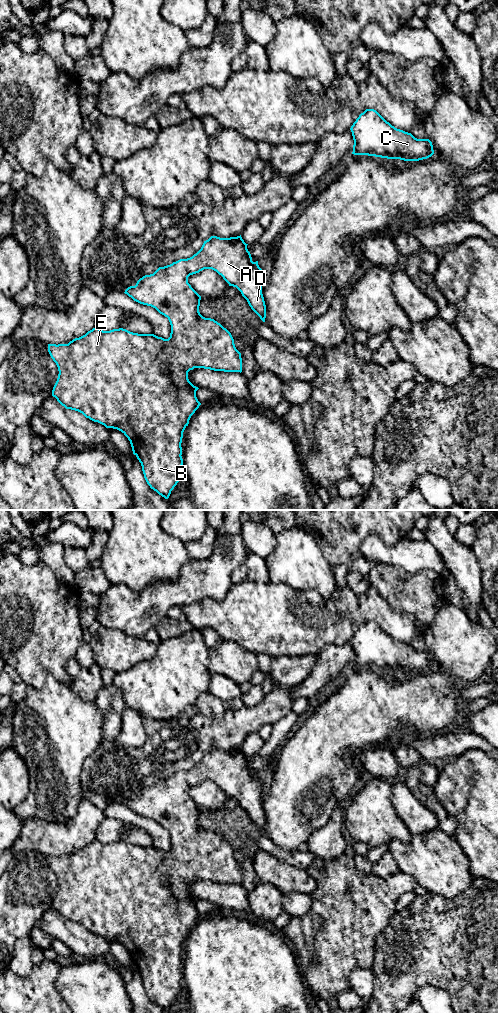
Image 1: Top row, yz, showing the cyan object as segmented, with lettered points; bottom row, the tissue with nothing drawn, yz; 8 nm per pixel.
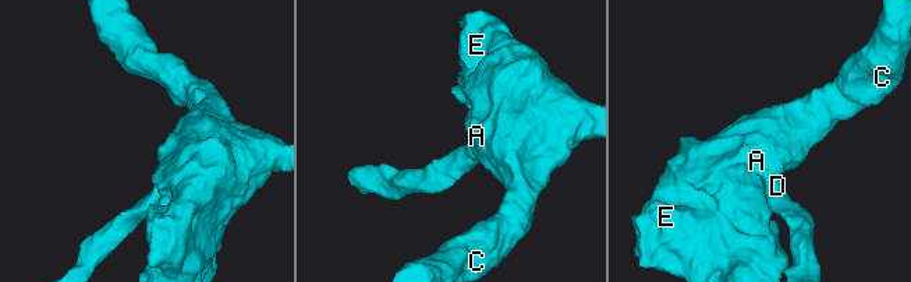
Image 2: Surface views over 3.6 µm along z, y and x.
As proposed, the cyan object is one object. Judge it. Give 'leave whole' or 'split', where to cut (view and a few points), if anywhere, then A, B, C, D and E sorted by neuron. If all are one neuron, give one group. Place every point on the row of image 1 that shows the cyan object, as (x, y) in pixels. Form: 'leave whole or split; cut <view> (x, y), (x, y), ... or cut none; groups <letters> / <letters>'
leave whole; cut none; groups A B C D E

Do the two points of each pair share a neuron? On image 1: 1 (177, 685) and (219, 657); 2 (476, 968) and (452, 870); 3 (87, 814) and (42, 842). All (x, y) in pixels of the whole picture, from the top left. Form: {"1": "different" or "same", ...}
{"1": "different", "2": "different", "3": "same"}

